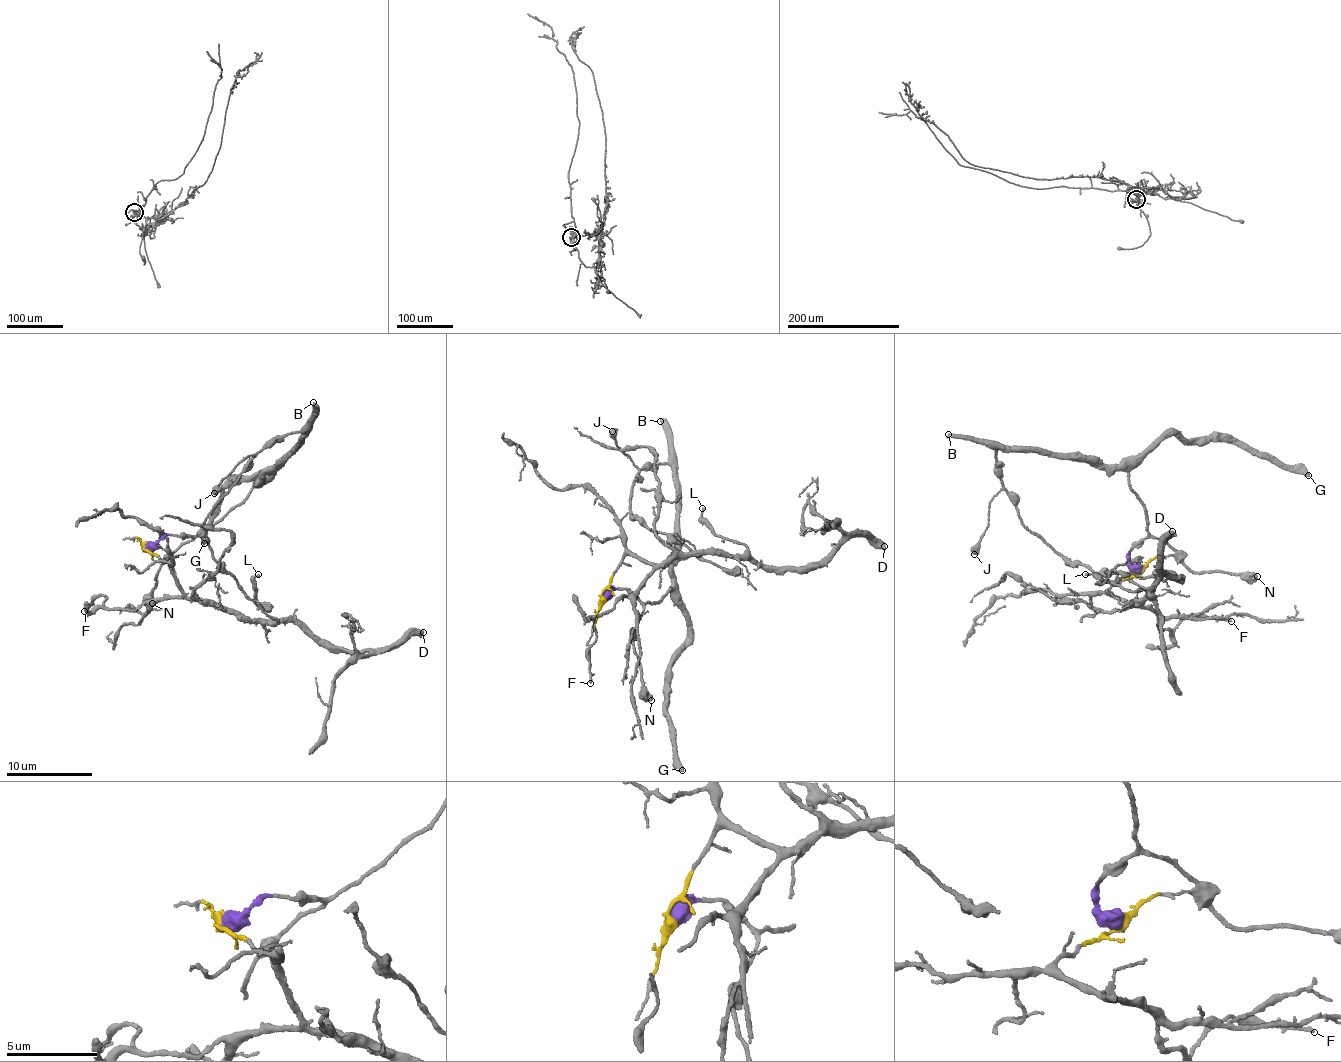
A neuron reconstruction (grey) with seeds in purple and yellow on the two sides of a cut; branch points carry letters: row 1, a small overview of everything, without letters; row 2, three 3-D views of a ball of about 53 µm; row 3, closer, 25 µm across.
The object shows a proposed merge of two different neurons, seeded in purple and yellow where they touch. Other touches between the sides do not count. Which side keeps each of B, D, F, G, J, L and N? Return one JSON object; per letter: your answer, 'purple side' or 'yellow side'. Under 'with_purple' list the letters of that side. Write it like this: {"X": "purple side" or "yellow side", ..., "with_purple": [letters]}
{"B": "purple side", "D": "yellow side", "F": "yellow side", "G": "purple side", "J": "purple side", "L": "yellow side", "N": "purple side", "with_purple": ["B", "G", "J", "N"]}

